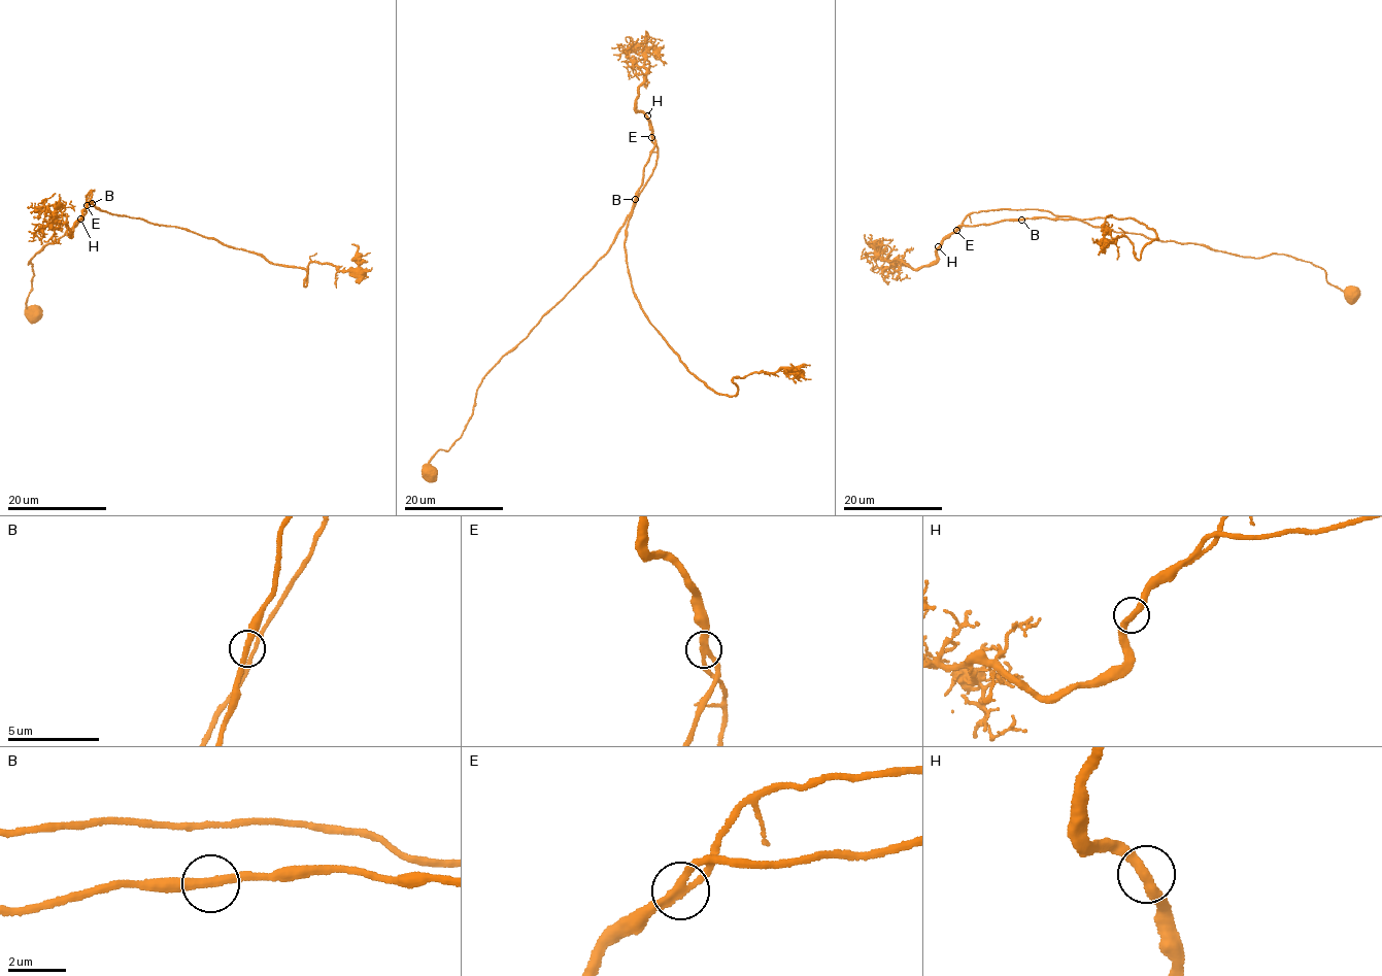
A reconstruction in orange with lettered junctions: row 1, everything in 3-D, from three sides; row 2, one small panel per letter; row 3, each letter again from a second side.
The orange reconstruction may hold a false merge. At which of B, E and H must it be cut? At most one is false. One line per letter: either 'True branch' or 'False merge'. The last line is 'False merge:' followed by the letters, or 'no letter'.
B: True branch
E: True branch
H: True branch
False merge: no letter

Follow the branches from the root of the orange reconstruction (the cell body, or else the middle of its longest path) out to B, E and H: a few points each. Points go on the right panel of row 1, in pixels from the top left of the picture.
B: (1351, 294), (1322, 269), (1283, 254), (1235, 256), (1038, 209), (972, 212), (962, 224), (1021, 220)
E: (1351, 294), (1322, 269), (1283, 254), (1235, 256), (1046, 210), (972, 212), (955, 230)
H: (1351, 294), (1322, 269), (1283, 254), (1235, 256), (1038, 209), (972, 212), (938, 246)

